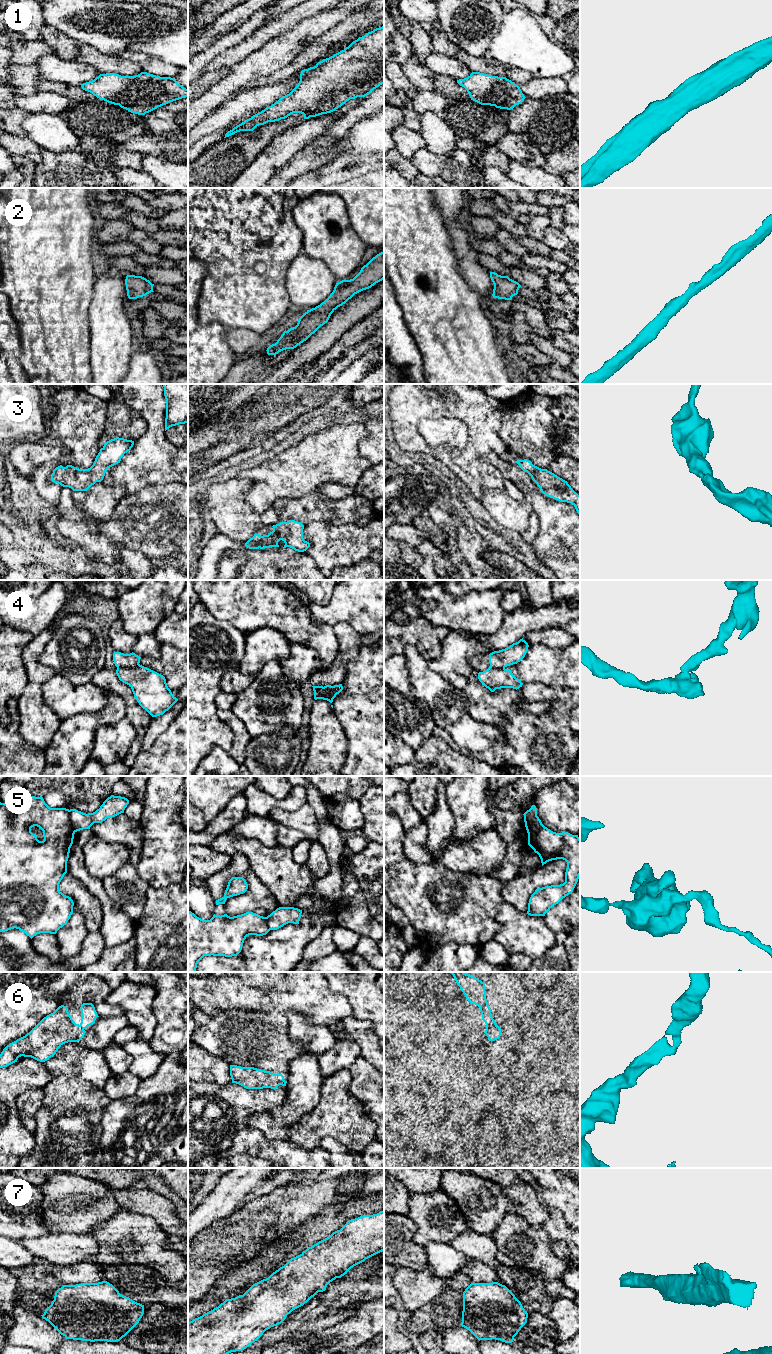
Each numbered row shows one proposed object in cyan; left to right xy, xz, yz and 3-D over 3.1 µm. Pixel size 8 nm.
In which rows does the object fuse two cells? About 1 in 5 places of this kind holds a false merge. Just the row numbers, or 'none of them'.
4, 5

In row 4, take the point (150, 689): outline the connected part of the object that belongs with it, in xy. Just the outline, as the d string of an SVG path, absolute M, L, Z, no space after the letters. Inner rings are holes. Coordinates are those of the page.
M142 665L117 668L120 681L129 685L139 705L152 717L163 715L178 699L168 688L163 675Z

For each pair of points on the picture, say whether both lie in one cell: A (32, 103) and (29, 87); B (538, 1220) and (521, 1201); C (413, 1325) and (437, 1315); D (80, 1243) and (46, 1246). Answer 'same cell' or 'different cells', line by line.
A: different cells
B: same cell
C: same cell
D: same cell

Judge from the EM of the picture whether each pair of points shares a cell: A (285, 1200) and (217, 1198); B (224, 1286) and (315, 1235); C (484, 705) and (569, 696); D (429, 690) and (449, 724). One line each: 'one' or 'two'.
A: two
B: one
C: one
D: one

